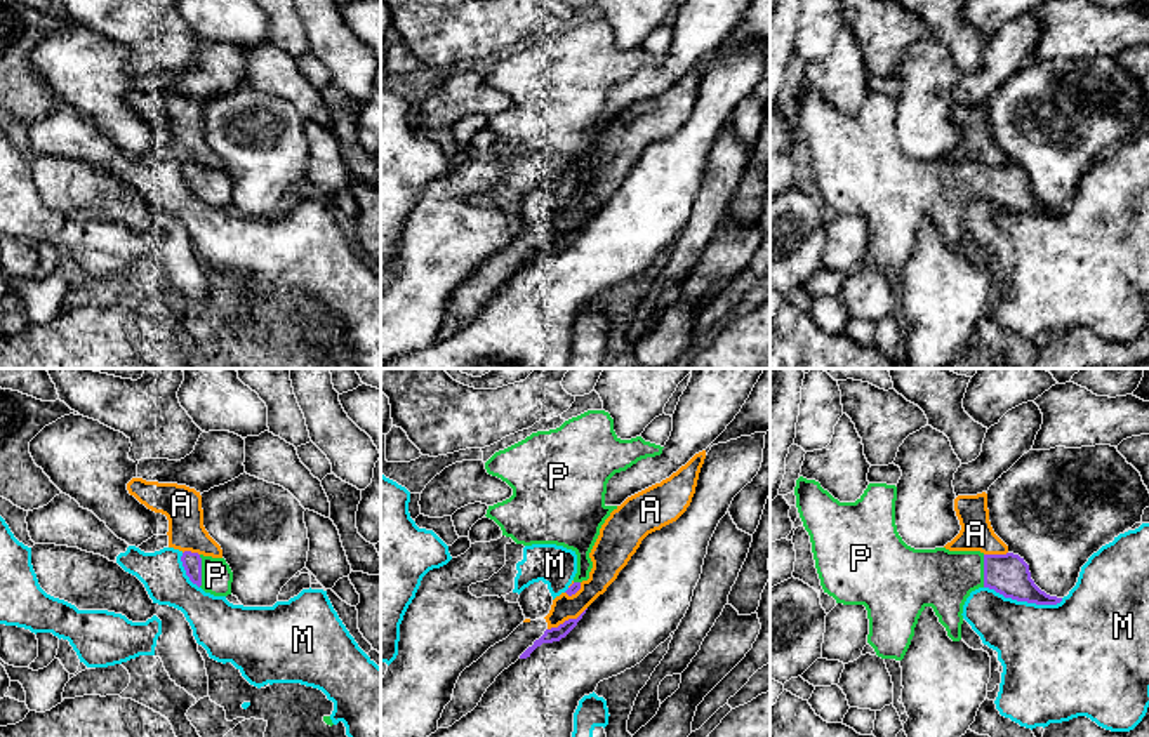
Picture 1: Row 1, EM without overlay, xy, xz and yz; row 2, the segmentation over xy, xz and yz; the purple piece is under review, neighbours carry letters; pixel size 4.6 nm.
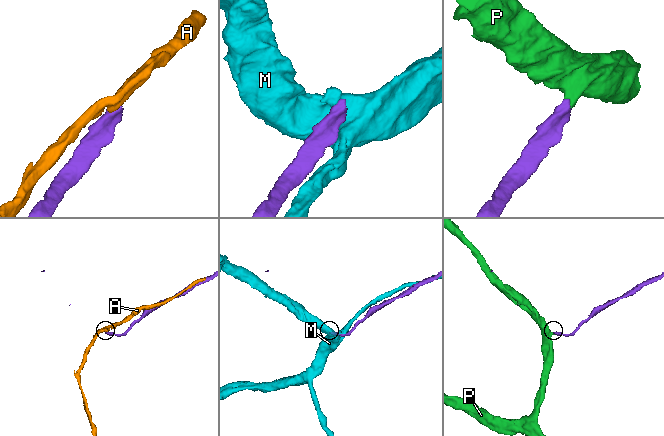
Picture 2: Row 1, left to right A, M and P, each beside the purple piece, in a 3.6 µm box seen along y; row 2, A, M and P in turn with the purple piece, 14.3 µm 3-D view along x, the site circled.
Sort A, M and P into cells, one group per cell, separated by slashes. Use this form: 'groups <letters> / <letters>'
groups A / M / P

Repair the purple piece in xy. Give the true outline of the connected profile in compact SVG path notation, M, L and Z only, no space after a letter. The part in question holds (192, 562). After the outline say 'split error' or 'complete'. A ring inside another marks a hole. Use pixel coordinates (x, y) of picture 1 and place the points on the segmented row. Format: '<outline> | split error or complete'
M184 551L181 561L189 581L205 593L214 596L231 594L233 572L224 558Z | split error

